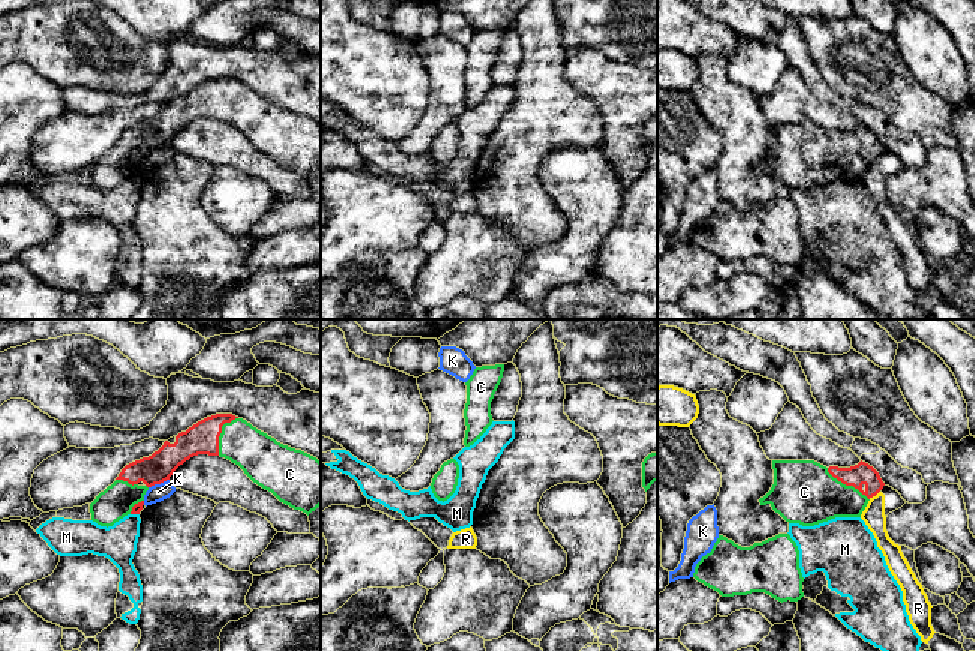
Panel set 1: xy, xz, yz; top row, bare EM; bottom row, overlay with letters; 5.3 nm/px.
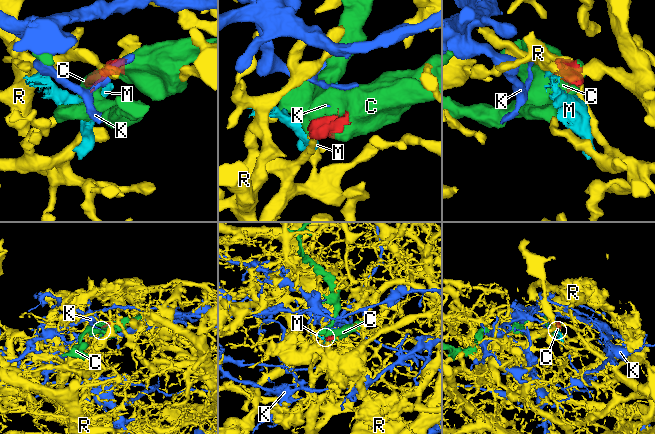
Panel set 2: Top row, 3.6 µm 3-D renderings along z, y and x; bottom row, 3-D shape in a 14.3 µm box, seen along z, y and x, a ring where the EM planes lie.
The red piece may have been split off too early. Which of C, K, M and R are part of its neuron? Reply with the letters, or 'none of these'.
C

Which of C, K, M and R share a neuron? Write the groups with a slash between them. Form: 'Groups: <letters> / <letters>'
Groups: C / K / M / R

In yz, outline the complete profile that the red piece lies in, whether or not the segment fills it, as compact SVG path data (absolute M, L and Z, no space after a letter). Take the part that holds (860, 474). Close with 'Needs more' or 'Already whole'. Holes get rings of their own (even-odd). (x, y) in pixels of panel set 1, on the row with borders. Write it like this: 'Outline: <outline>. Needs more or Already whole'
Outline: M772 460L774 484L759 500L789 524L814 526L836 518L861 518L868 501L885 486L879 472L866 462L850 468L824 466L814 460Z. Needs more

